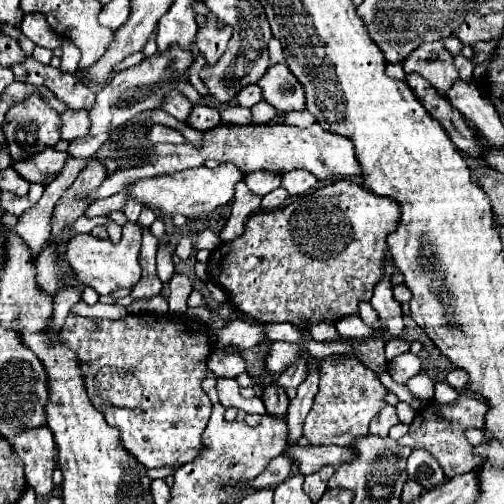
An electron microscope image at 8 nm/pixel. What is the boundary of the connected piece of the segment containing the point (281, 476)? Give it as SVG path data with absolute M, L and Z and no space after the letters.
M284 455L276 457L276 461L272 461L272 465L268 465L268 469L264 473L260 473L260 477L256 477L256 481L252 481L252 485L248 485L250 489L266 489L266 487L276 487L282 481L286 481L292 473L292 461Z

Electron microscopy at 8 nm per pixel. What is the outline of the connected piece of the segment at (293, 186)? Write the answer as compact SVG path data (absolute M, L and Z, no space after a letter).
M290 171L286 175L282 175L282 187L290 193L290 195L300 195L306 193L308 189L312 189L318 183L318 179L308 173L308 171Z

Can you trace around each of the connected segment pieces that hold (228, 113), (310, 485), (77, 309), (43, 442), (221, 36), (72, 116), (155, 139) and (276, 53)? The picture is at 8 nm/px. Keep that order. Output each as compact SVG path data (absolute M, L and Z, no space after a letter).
M230 106L220 111L222 123L226 125L249 125L252 123L252 114L249 108Z
M320 469L320 473L312 473L312 475L304 477L304 491L314 503L324 495L326 483L332 477L332 473L334 473L334 469Z
M82 301L82 303L74 305L72 313L82 315L82 317L96 317L96 319L122 319L128 315L128 309L122 305L102 305L102 303L86 305Z
M50 427L20 431L12 447L24 461L26 481L32 485L36 495L48 495L54 489L52 471L56 467L56 443Z
M208 13L206 15L208 23L204 27L198 29L198 37L196 37L196 45L200 49L200 53L206 59L206 65L216 65L216 61L222 57L222 53L228 47L230 35L232 35L232 27L230 25L222 25L218 23L218 19Z
M68 109L62 113L62 125L60 125L60 137L66 141L72 141L76 137L84 137L90 129L90 117L88 111L72 111Z
M152 125L148 131L148 137L152 143L184 143L184 137L180 131L164 125Z
M272 39L272 41L268 43L268 57L270 57L270 63L272 63L272 65L276 65L276 63L284 63L282 45L280 45L276 39Z

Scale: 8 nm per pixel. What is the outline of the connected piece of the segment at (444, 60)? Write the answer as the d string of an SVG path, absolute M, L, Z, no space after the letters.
M424 43L402 61L402 67L406 73L422 75L442 97L446 97L458 77L458 69L454 67L454 55L442 43L438 43L438 57L434 51L434 43Z

